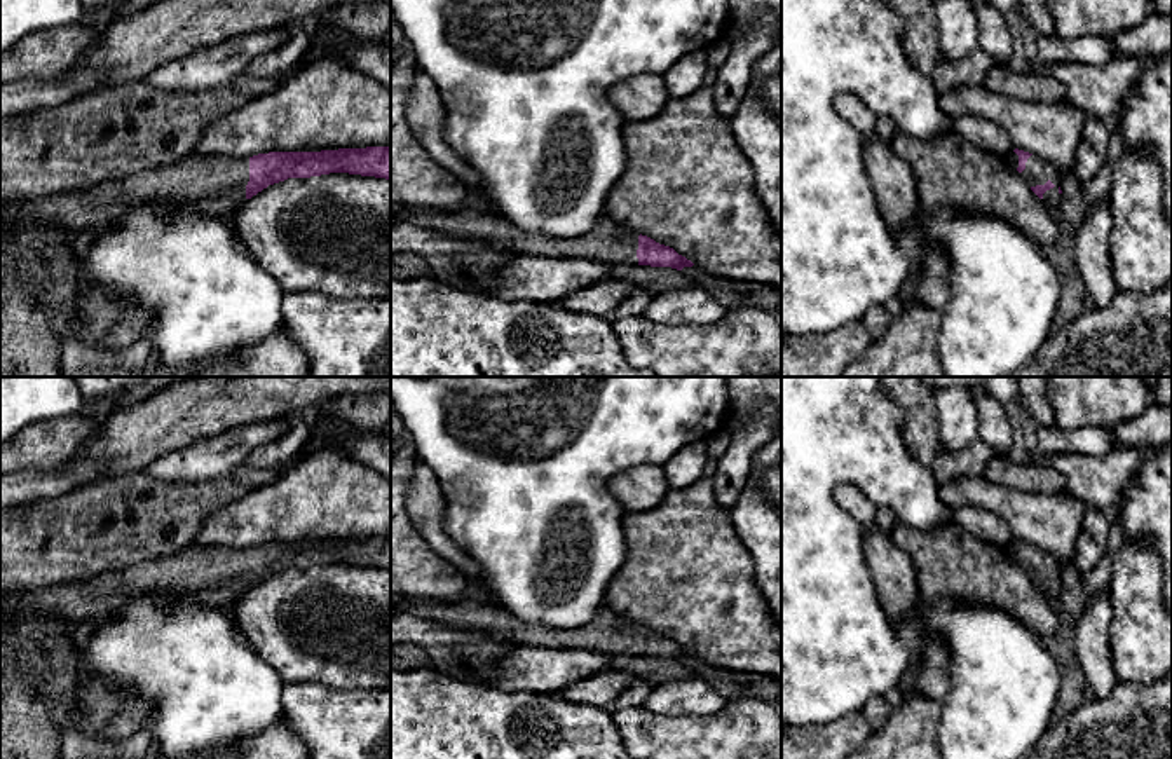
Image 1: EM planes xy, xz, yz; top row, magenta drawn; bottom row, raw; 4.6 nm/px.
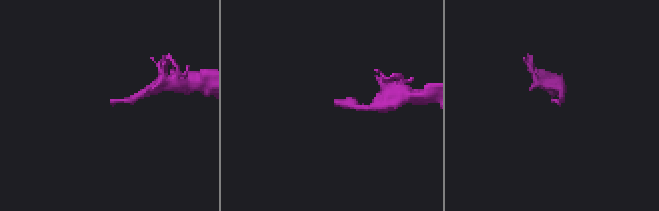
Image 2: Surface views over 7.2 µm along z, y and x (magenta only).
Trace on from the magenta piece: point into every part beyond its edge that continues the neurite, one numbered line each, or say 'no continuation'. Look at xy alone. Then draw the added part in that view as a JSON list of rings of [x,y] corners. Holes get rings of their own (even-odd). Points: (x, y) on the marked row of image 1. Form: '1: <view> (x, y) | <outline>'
1: xy (217, 185) | [[[190,154],[176,162],[91,188],[0,204],[0,213],[14,220],[61,225],[70,234],[112,227],[126,209],[153,208],[157,202],[167,202],[173,209],[201,209],[228,220],[246,201],[248,181],[249,159]]]

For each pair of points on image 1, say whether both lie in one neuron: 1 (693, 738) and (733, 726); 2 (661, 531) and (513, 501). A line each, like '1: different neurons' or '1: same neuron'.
1: same neuron
2: different neurons

